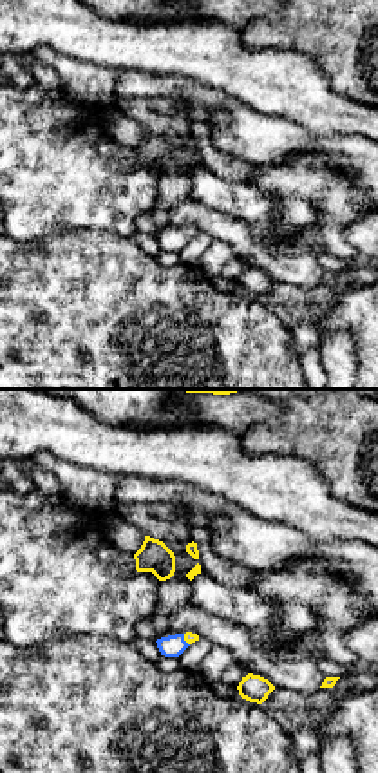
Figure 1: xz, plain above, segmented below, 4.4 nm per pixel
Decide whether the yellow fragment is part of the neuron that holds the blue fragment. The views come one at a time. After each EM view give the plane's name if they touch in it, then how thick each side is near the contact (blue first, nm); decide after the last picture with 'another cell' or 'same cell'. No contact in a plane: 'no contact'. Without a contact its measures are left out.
meets blue in xz; 100 nm thick on the blue side, 50 nm on the other

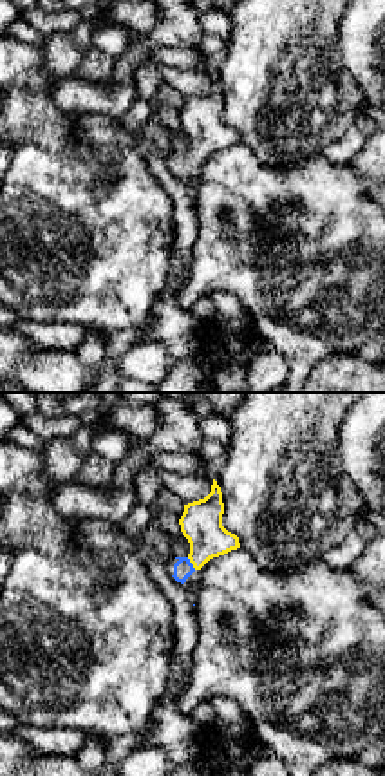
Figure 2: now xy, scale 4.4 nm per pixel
meets blue in xy; 90 nm thick on the blue side, 190 nm on the other

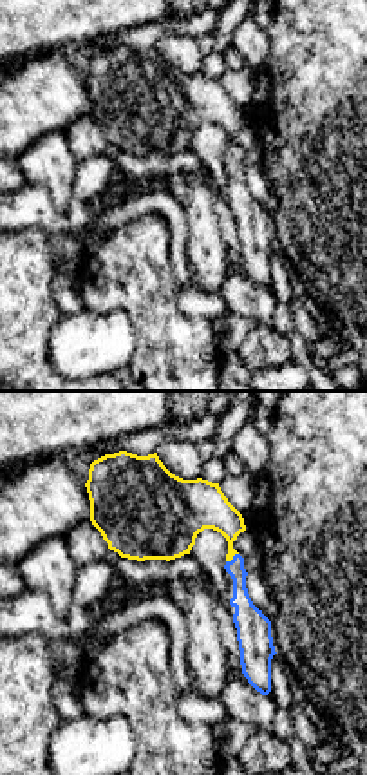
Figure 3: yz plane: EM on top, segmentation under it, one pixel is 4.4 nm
meets blue in yz; 100 nm thick on the blue side, 180 nm on the other

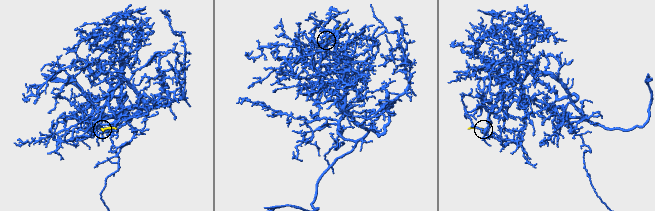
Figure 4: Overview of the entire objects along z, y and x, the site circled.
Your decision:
same cell

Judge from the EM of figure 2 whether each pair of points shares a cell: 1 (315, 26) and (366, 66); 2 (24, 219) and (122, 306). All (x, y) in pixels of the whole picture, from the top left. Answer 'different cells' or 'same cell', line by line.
1: different cells
2: same cell

